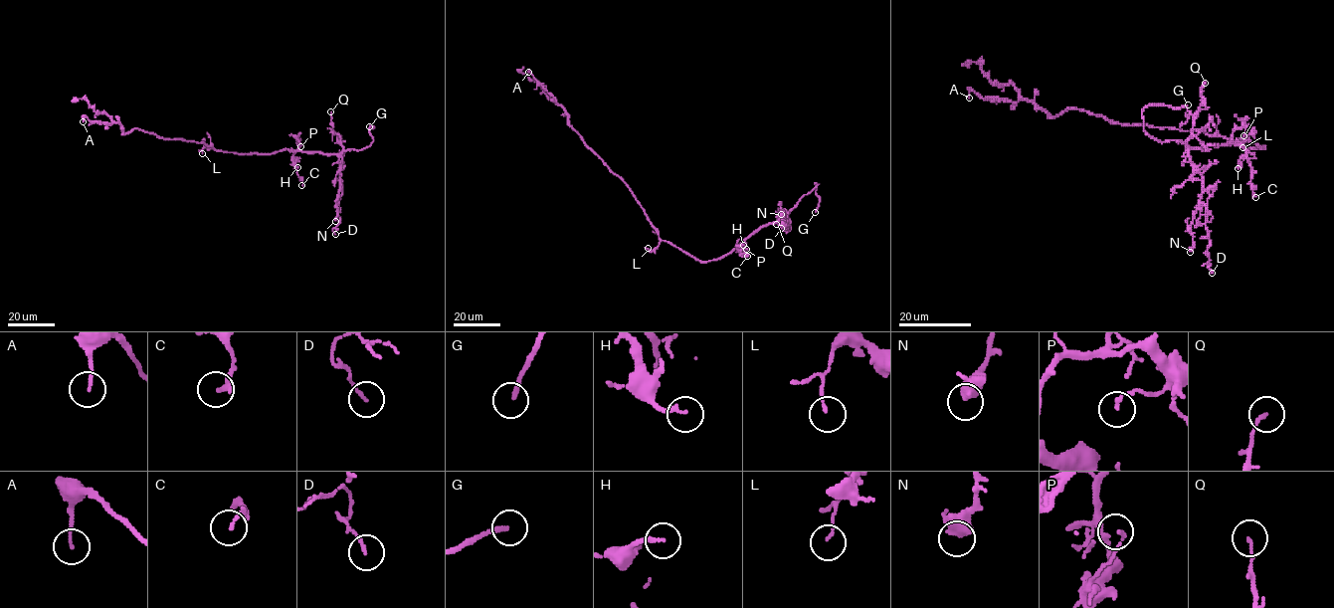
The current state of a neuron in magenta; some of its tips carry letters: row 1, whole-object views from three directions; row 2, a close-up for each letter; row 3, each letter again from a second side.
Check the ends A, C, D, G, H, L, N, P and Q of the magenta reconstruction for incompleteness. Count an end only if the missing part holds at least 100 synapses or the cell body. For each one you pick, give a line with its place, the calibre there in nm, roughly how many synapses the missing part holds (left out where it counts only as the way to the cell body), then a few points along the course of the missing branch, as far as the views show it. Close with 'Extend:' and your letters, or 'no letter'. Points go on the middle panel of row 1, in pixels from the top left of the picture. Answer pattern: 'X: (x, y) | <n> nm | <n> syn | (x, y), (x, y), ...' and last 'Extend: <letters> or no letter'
G: (815, 212) | 190 nm | (815, 212), (814, 222), (803, 235)
Extend: G

